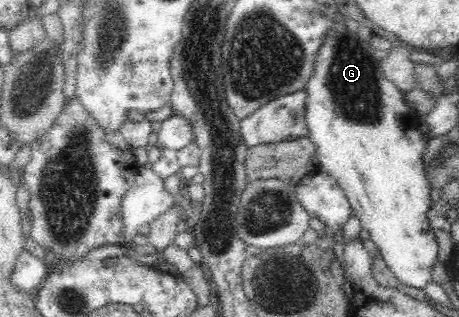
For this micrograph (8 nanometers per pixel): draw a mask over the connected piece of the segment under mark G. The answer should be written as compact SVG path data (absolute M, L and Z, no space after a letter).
M341 23L339 29L330 29L324 35L324 43L316 55L315 73L308 81L306 90L308 95L306 124L308 124L308 137L317 148L316 159L319 163L318 171L331 175L336 183L344 190L348 202L351 204L353 214L360 220L361 227L368 230L370 239L379 249L388 269L404 284L414 287L414 289L424 289L432 279L432 267L438 259L438 242L434 236L434 228L430 224L432 220L431 206L433 202L430 198L430 178L424 170L424 160L422 155L426 151L427 139L419 128L417 112L408 105L405 95L398 90L390 80L384 76L381 67L381 55L370 45L370 42L362 40L355 32L348 31Z

